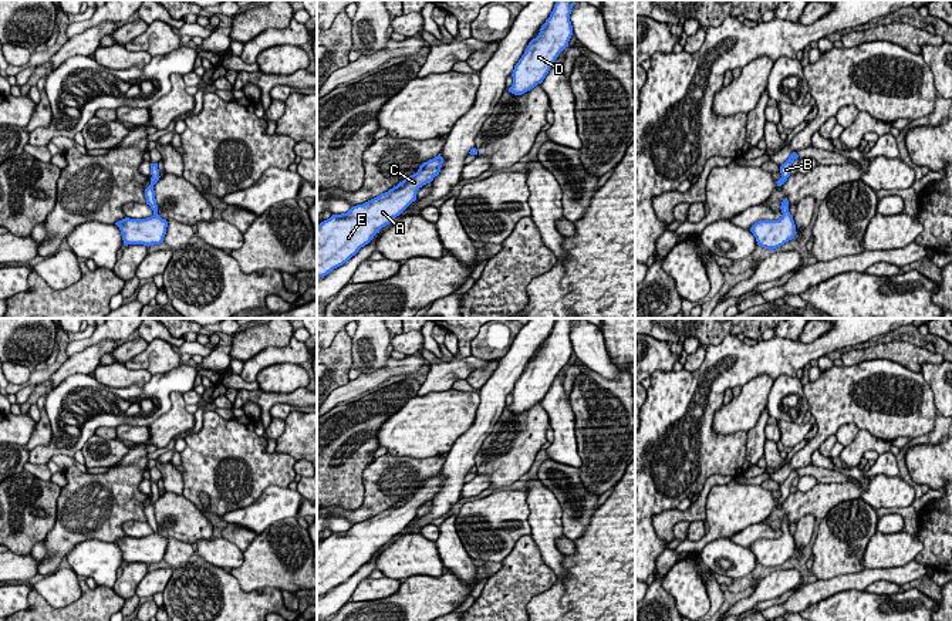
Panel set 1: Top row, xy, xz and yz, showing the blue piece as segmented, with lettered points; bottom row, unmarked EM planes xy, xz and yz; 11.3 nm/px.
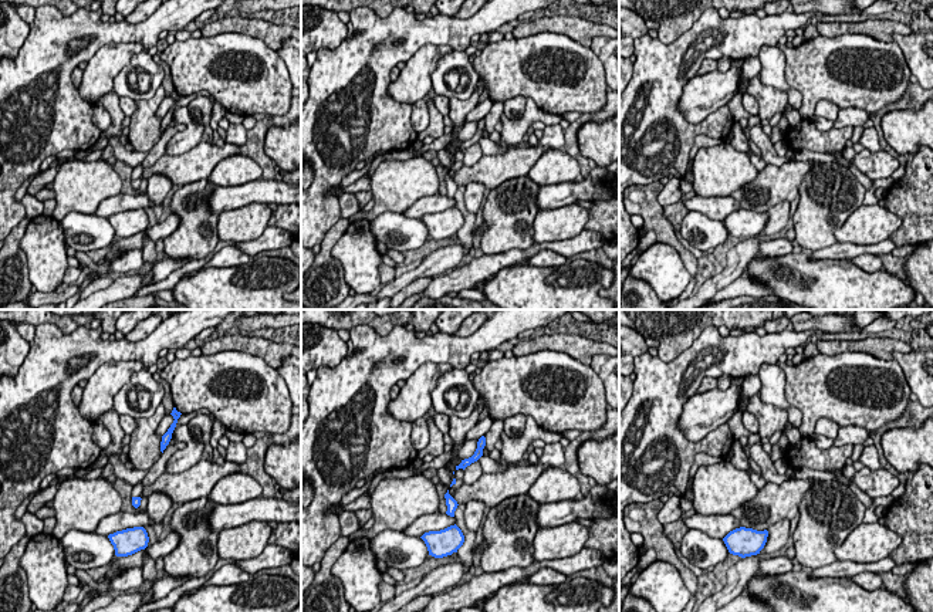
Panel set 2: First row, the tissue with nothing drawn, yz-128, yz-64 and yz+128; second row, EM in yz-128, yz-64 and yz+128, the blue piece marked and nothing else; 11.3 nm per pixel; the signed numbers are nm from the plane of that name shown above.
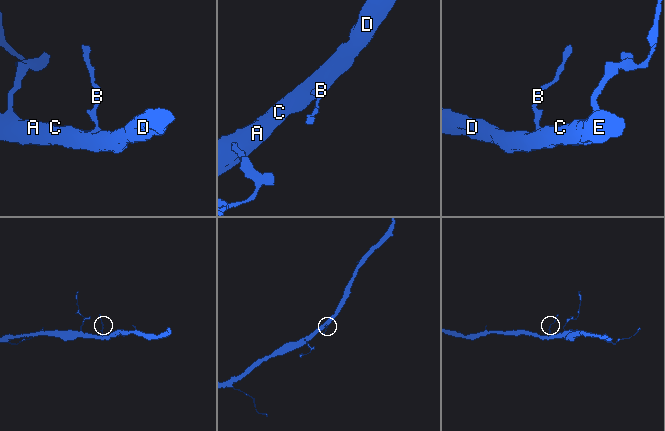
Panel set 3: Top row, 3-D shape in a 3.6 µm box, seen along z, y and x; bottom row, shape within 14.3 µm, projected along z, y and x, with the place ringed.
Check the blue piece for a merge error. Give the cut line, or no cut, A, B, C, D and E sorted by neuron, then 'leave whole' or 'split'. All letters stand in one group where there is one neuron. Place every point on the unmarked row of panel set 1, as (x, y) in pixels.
no cut | A B C D E | leave whole

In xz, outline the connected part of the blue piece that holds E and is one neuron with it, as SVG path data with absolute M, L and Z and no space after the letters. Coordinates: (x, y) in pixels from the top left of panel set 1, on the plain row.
M439 472L388 510L321 540L317 544L317 597L347 581L415 520L418 509L439 493L442 482Z

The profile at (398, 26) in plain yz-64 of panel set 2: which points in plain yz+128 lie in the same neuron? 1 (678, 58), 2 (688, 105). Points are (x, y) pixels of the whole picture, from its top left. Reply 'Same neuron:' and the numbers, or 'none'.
Same neuron: 1

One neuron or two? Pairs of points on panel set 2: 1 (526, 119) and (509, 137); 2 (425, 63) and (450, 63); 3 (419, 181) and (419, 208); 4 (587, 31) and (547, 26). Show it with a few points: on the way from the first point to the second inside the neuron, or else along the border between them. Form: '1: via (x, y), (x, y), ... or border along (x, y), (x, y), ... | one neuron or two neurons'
1: via (521, 124), (513, 132) | one neuron
2: border along (453, 50), (438, 63), (430, 87) | two neurons
3: border along (438, 192), (416, 199), (402, 213) | two neurons
4: via (577, 29), (557, 26) | one neuron

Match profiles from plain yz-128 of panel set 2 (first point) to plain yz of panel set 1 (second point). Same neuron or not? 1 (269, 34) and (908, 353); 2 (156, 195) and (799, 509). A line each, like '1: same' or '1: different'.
1: same
2: different

